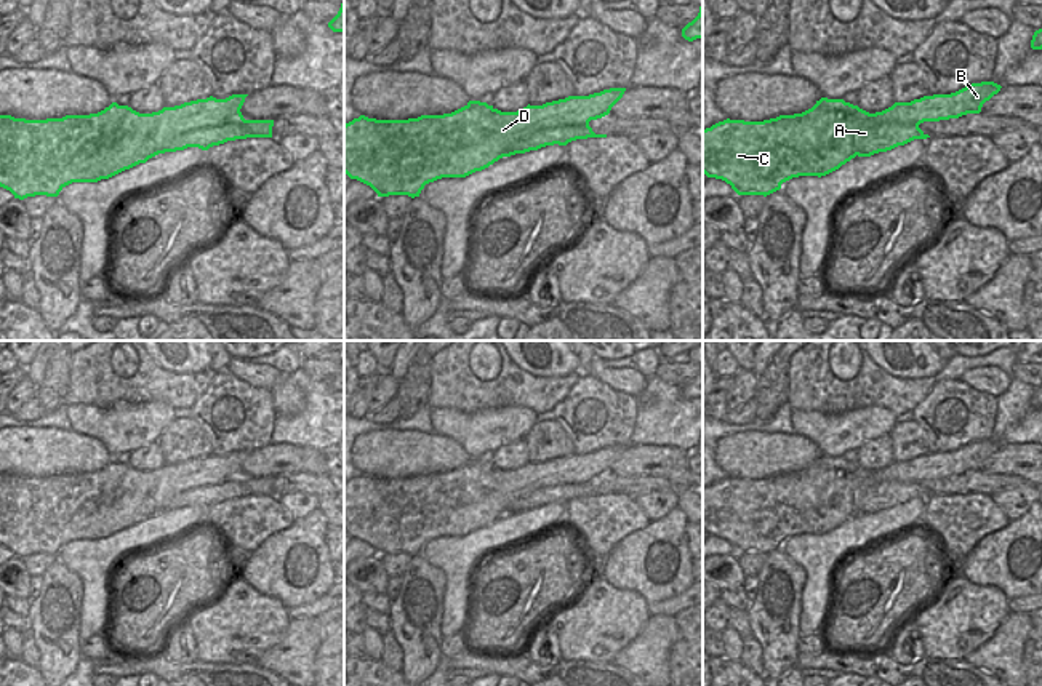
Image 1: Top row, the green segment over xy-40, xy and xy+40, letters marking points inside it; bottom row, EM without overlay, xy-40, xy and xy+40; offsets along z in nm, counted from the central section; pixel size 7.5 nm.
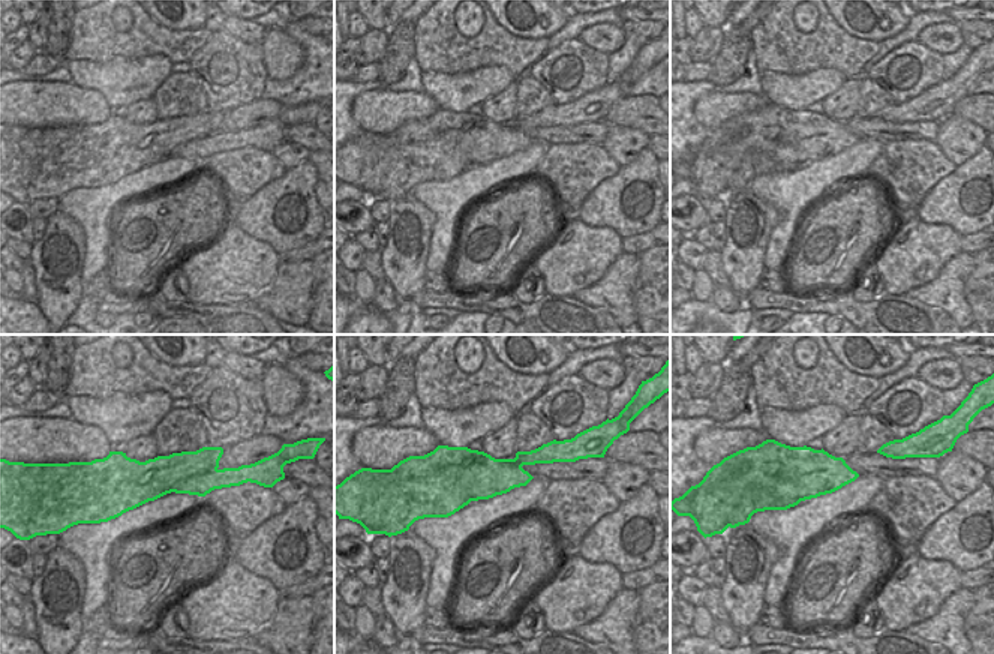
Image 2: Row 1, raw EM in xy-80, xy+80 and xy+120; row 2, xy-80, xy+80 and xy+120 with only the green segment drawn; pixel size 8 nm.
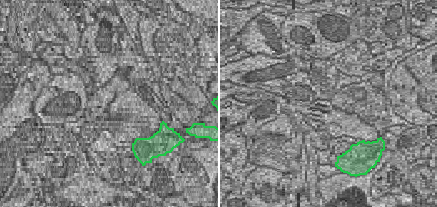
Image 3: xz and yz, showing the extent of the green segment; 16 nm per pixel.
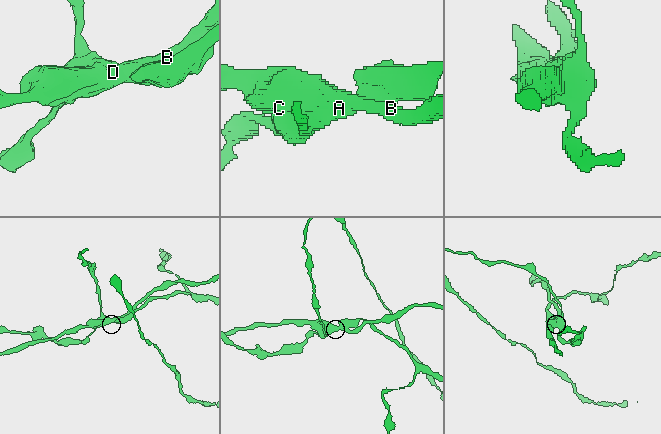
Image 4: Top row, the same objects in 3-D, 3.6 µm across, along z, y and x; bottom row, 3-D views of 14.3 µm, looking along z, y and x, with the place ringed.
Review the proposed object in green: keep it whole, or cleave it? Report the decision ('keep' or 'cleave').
cleave

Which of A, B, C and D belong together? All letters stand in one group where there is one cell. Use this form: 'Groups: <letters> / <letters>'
Groups: A / B C D

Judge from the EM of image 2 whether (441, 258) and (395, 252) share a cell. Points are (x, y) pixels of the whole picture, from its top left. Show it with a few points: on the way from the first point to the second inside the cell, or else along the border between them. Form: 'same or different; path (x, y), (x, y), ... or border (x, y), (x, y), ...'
different; border (435, 222), (429, 239), (426, 270)

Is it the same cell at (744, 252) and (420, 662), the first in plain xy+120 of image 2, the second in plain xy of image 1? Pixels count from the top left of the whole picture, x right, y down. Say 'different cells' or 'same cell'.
same cell

